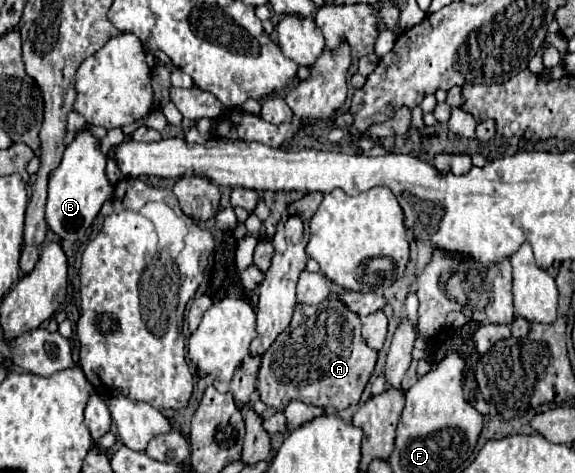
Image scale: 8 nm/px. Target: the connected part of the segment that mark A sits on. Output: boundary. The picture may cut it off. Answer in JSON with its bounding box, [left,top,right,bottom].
[258,297,378,411]

